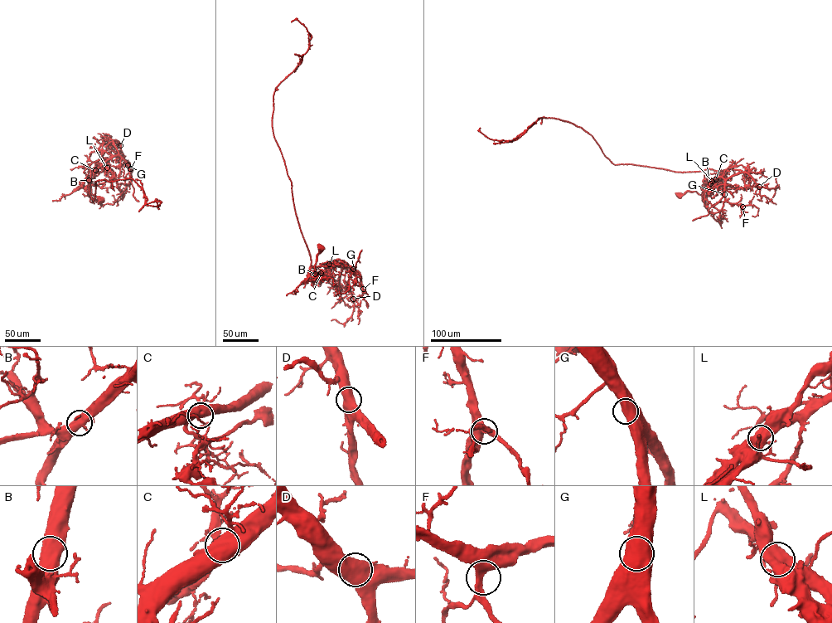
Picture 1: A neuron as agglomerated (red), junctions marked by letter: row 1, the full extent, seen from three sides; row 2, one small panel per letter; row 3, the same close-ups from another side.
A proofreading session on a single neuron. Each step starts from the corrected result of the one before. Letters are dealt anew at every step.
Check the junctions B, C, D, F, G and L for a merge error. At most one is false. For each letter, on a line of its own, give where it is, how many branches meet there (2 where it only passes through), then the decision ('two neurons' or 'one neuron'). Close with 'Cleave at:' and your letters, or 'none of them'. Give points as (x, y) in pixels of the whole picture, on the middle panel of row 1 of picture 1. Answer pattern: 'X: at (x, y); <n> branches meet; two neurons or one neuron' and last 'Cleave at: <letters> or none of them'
B: at (315, 274); 2 branches meet; one neuron
C: at (321, 273); 2 branches meet; one neuron
D: at (353, 299); 2 branches meet; one neuron
F: at (363, 289); 2 branches meet; one neuron
G: at (353, 269); 2 branches meet; one neuron
L: at (329, 264); 2 branches meet; two neurons
Cleave at: L

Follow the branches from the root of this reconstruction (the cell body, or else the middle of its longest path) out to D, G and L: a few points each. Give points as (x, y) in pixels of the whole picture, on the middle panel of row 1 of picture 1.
D: (321, 248), (314, 266), (315, 274), (332, 265), (340, 267), (340, 283), (353, 299)
G: (321, 248), (314, 266), (315, 274), (332, 265), (353, 269)
L: (321, 248), (314, 266), (315, 274), (326, 270), (329, 264)

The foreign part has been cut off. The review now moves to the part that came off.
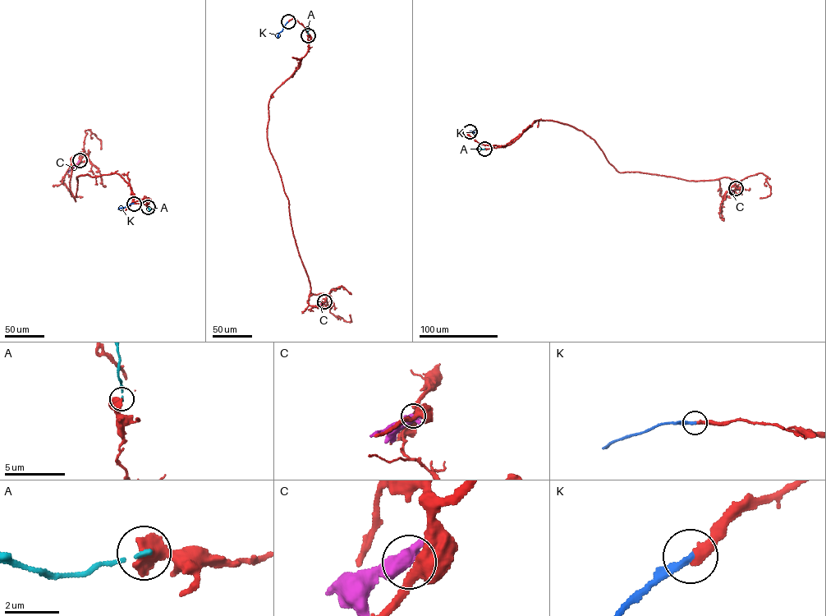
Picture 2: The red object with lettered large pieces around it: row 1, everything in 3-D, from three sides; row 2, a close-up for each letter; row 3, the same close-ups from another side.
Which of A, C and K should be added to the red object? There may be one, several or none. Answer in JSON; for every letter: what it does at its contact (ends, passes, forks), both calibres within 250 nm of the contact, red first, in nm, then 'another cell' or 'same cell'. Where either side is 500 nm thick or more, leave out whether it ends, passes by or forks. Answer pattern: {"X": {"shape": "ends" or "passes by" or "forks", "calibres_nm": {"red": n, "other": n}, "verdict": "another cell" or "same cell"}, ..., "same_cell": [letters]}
{"A": {"calibres_nm": {"red": 600, "other": 130}, "verdict": "another cell"}, "C": {"calibres_nm": {"red": 600, "other": 700}, "verdict": "another cell"}, "K": {"shape": "ends", "calibres_nm": {"red": 360, "other": 240}, "verdict": "same cell"}, "same_cell": ["K"]}

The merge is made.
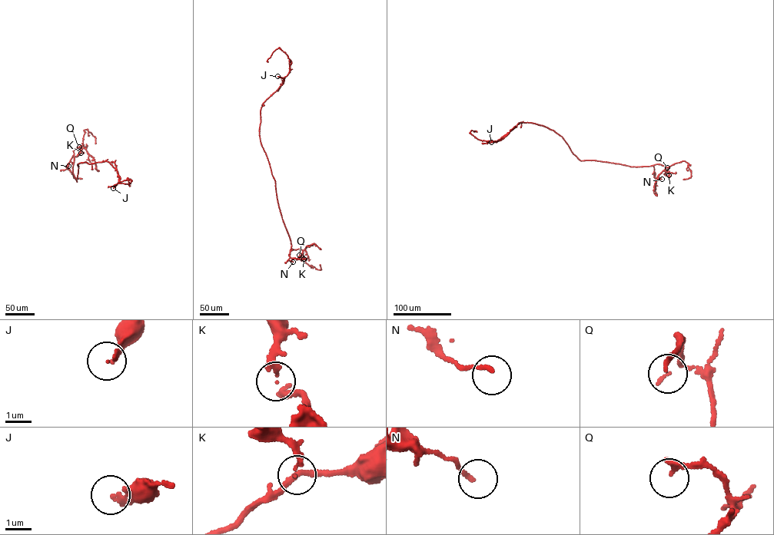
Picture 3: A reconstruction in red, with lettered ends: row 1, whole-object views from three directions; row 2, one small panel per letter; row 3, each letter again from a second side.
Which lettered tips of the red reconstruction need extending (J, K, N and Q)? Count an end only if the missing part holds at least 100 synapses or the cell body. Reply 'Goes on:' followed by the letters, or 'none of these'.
Goes on: J

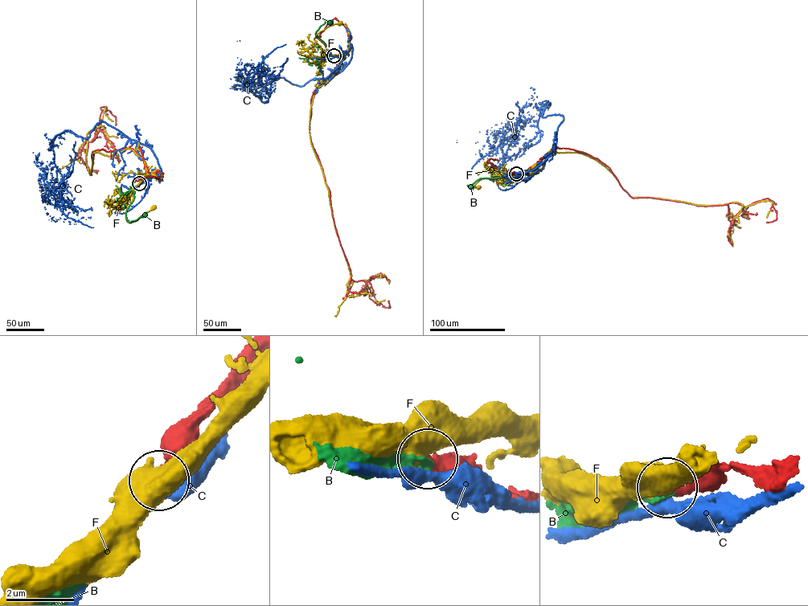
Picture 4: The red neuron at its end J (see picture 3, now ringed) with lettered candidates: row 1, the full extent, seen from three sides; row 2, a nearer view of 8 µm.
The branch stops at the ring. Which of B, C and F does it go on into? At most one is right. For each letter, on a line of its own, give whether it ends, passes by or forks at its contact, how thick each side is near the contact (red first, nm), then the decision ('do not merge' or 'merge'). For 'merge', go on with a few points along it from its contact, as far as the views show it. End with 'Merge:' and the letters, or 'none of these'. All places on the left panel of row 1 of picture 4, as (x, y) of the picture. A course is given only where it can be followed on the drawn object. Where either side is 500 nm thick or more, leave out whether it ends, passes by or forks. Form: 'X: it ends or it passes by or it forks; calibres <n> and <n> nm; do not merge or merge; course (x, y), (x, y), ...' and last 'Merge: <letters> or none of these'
B: it ends; calibres 340 and 240 nm; merge; course (139, 183), (126, 216), (129, 223), (143, 214)
C: calibres 420 and 550 nm; do not merge
F: calibres 240 and 850 nm; do not merge
Merge: B

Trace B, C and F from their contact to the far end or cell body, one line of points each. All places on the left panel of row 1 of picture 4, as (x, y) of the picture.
B: (139, 183), (126, 216), (129, 223), (143, 214)
C: (139, 183), (159, 175), (153, 152), (101, 121), (88, 137), (56, 137), (44, 170), (52, 195), (75, 141)
F: (139, 183), (130, 191), (133, 197), (126, 211), (126, 220), (136, 221), (153, 207)

